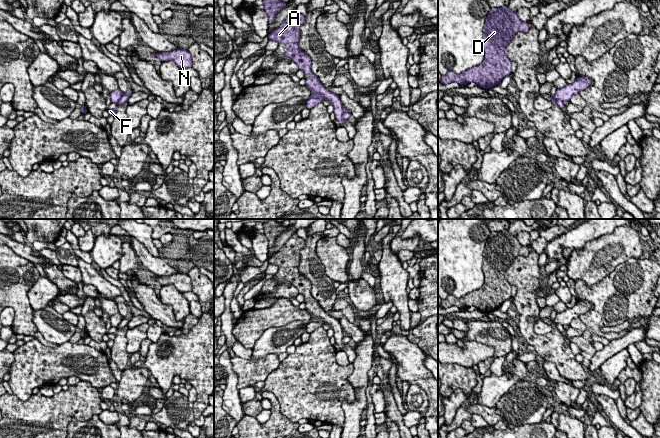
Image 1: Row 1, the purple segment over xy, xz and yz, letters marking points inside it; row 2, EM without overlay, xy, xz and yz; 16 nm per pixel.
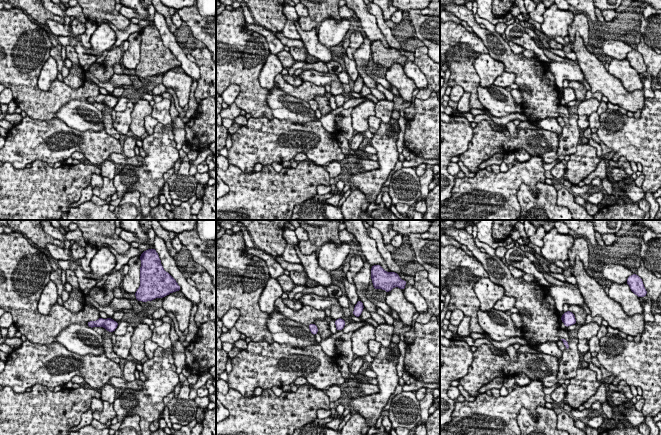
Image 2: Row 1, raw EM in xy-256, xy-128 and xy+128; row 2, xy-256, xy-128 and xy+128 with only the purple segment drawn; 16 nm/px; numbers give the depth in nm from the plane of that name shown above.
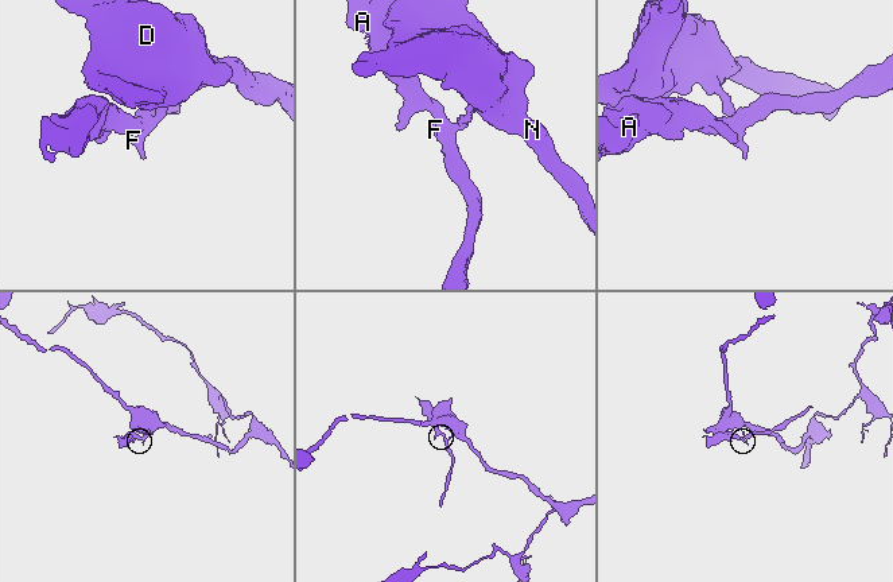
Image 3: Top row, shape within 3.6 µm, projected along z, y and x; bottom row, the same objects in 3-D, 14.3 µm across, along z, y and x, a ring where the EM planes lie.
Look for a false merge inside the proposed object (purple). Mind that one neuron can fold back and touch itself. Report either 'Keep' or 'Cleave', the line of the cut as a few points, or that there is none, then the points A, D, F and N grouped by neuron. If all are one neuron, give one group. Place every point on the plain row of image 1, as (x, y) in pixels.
Cleave. Split along xy (124, 318), (116, 327). Groups: A / D F N

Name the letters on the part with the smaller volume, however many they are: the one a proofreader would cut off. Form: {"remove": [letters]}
{"remove": ["A"]}

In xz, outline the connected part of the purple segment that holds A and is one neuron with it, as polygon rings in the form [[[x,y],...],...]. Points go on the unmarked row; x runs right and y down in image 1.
[[[296,232],[291,238],[277,251],[274,255],[268,258],[269,264],[276,265],[287,269],[285,273],[286,281],[294,285],[299,294],[310,299],[311,303],[306,304],[305,310],[311,315],[311,320],[306,326],[306,332],[309,334],[321,327],[323,324],[328,324],[334,330],[334,338],[336,344],[344,351],[345,344],[342,340],[345,336],[344,331],[338,319],[328,315],[320,306],[319,302],[311,294],[311,283],[299,271],[300,251],[305,246],[305,240],[300,238]]]

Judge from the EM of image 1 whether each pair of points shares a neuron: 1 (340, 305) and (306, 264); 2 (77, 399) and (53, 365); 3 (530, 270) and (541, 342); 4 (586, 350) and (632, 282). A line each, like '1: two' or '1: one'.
1: two
2: two
3: one
4: one

